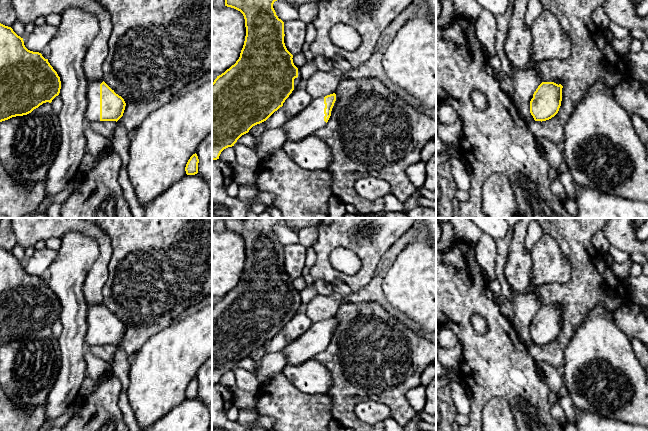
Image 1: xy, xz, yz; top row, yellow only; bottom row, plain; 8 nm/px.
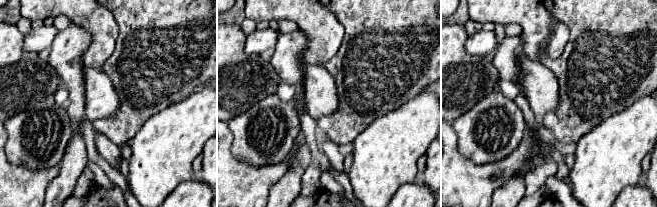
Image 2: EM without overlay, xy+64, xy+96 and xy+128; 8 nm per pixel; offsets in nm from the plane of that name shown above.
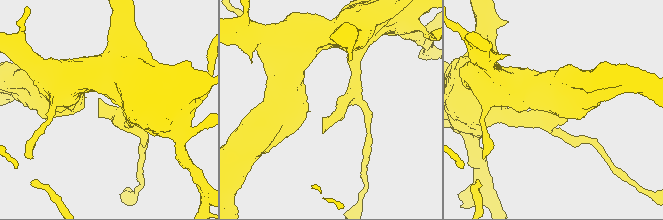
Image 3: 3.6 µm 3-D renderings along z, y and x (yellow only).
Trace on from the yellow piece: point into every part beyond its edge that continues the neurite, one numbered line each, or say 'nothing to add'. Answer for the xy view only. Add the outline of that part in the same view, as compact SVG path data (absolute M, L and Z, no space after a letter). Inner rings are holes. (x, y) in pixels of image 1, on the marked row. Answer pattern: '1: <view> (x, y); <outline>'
1: xy (92, 114); M88 81L88 106L85 112L85 118L88 123L100 121L100 84L102 82L103 81Z

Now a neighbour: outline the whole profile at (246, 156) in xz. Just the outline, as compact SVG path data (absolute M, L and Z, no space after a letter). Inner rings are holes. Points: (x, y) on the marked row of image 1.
M241 143L234 144L235 162L234 166L241 166L246 168L258 167L260 159L256 153L255 148L248 147Z

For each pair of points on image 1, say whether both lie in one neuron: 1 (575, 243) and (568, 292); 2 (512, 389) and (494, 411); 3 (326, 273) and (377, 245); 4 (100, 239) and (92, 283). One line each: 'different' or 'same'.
1: same
2: different
3: same
4: same

